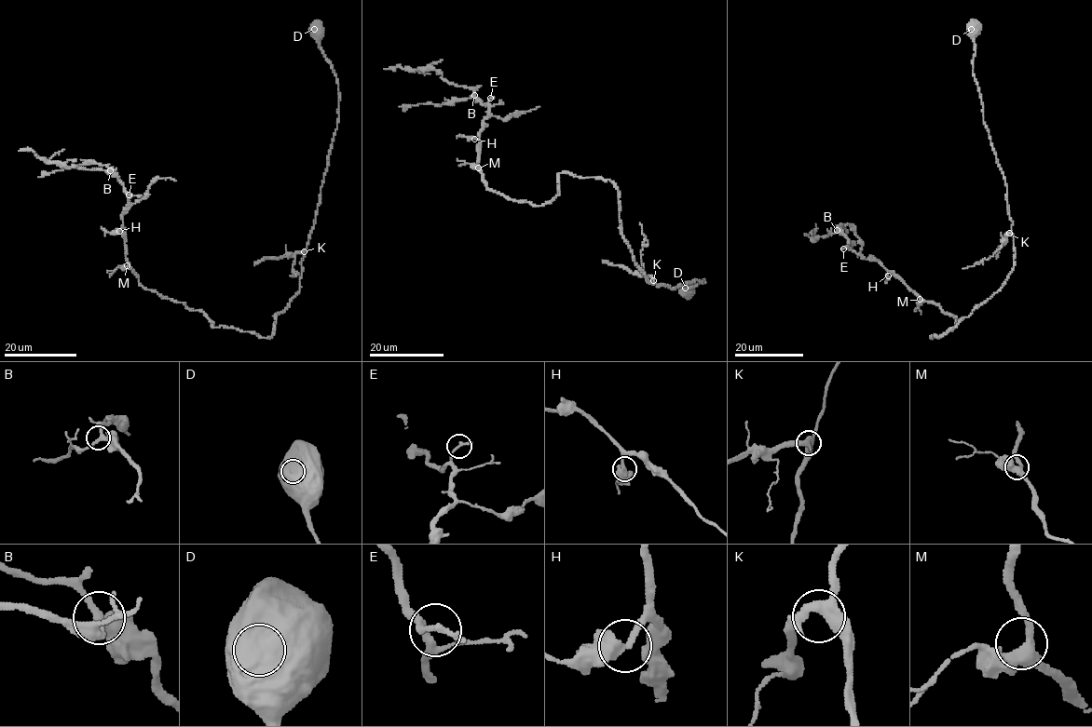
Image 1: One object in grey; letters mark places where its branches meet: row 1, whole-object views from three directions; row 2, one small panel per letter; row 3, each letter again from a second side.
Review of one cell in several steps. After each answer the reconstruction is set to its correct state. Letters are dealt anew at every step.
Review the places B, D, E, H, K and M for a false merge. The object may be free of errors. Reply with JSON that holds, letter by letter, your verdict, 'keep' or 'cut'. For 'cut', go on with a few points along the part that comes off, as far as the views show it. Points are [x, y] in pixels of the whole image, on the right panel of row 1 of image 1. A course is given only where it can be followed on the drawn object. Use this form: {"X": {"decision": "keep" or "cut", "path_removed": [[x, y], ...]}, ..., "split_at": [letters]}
{"B": {"decision": "keep"}, "D": {"decision": "keep"}, "E": {"decision": "keep"}, "H": {"decision": "keep"}, "K": {"decision": "keep"}, "M": {"decision": "keep"}, "split_at": []}

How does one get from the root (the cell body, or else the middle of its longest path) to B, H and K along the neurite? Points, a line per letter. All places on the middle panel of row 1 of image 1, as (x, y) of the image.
B: (688, 292), (703, 279), (646, 278), (608, 180), (560, 172), (537, 206), (487, 188), (489, 105), (474, 95)
H: (688, 292), (703, 279), (646, 278), (608, 180), (560, 172), (551, 201), (510, 200), (485, 186), (474, 139)
K: (688, 292), (688, 287), (703, 279), (703, 282), (697, 279), (672, 289), (663, 284), (658, 287), (653, 280)

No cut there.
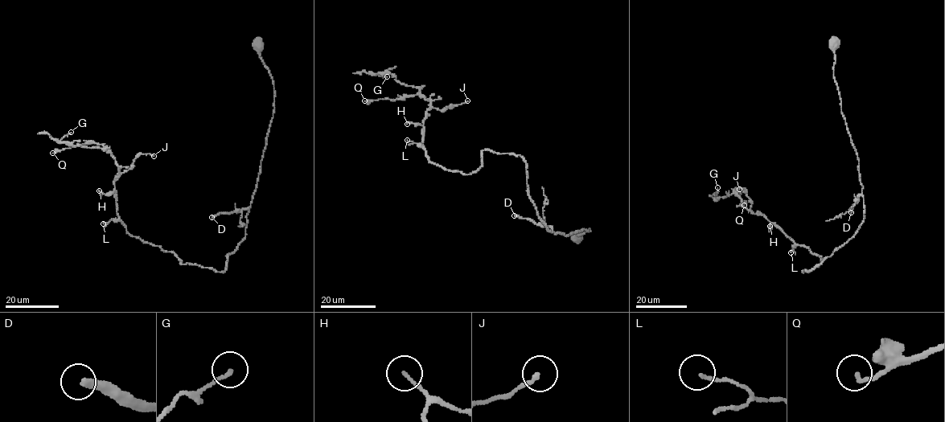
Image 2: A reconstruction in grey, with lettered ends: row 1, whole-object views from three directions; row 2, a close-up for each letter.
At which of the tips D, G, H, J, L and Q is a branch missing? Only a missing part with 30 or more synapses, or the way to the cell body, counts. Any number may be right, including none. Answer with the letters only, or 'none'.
D

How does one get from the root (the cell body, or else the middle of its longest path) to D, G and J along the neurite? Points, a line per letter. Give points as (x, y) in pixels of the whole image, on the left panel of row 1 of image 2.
D: (259, 45), (259, 57), (273, 81), (274, 112), (256, 190), (249, 207), (211, 217)
G: (259, 45), (274, 112), (224, 271), (129, 235), (115, 158), (59, 141), (71, 132)
J: (259, 45), (274, 112), (244, 238), (224, 271), (182, 264), (126, 231), (114, 182), (140, 154), (154, 156)

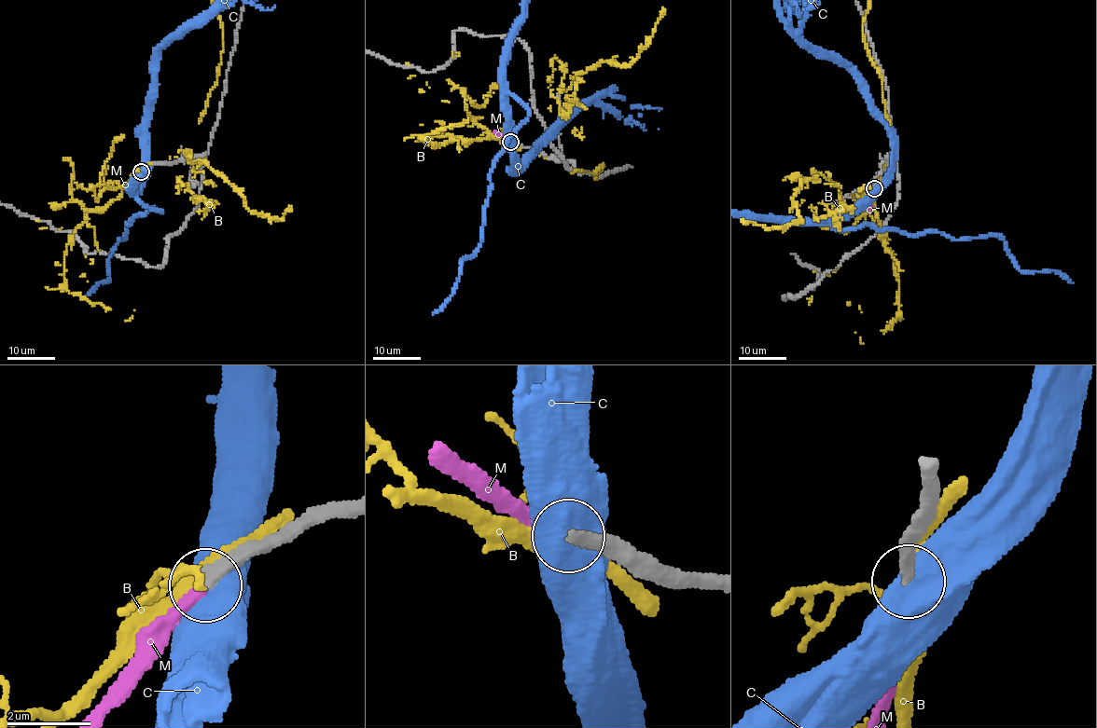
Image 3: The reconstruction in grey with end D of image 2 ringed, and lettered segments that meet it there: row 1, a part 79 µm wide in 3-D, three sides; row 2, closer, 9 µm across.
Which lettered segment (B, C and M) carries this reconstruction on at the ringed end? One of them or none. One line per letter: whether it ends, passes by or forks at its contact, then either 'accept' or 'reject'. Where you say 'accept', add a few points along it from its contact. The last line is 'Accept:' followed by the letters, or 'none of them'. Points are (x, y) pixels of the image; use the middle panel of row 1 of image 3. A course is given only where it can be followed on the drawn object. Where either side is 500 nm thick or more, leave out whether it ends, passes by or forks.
B: it passes by; reject
C: reject
M: it ends there; accept
Accept: M

